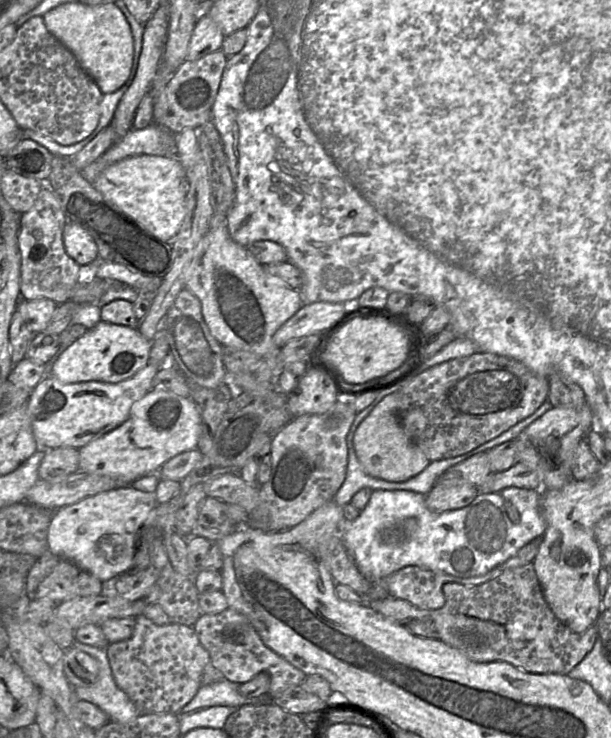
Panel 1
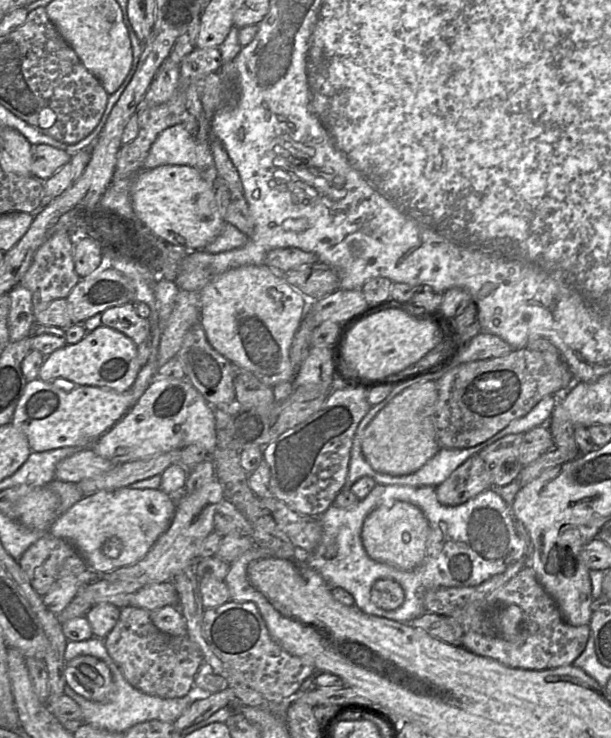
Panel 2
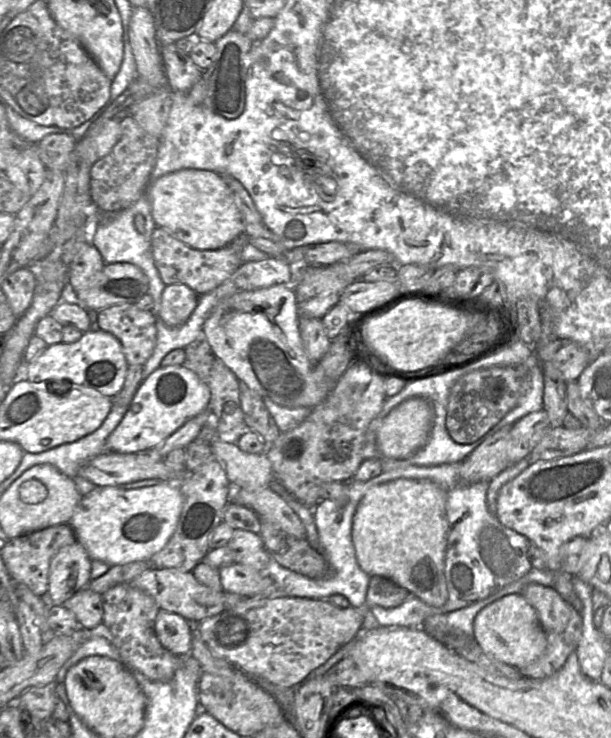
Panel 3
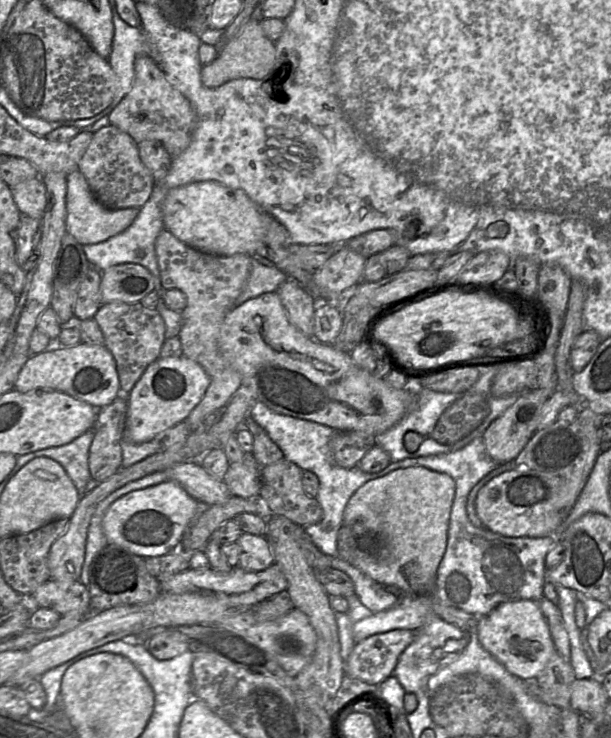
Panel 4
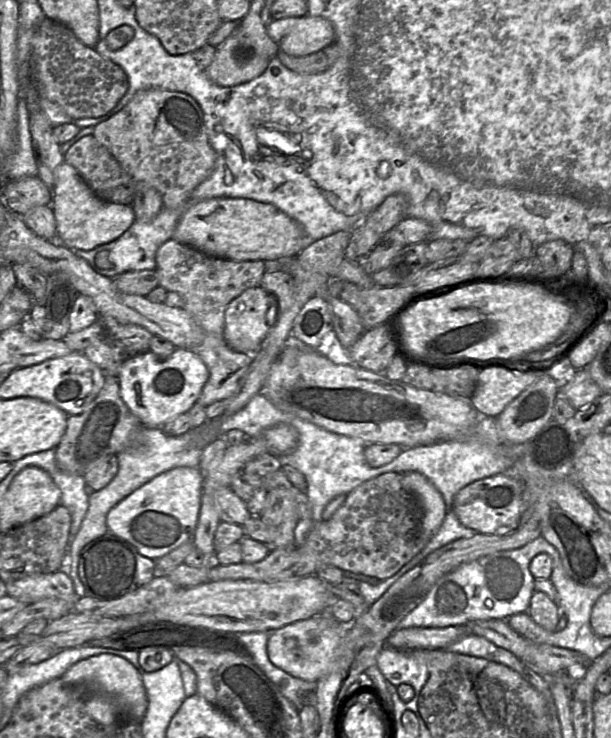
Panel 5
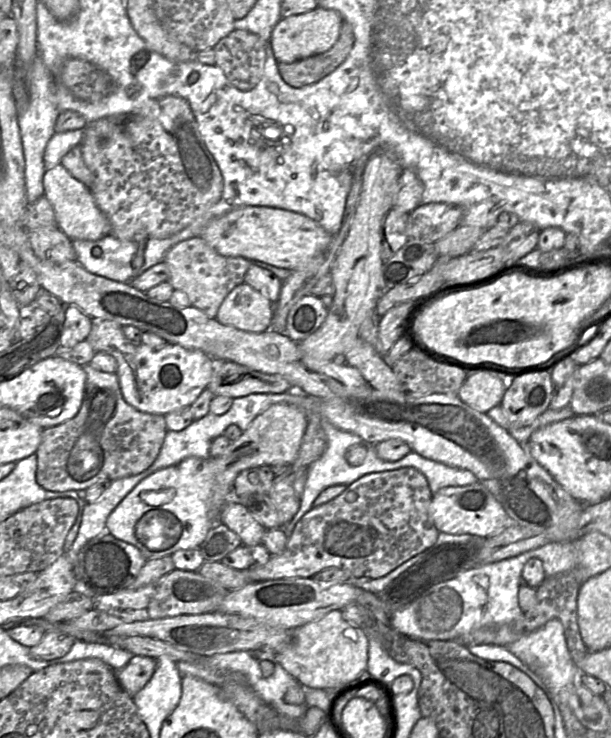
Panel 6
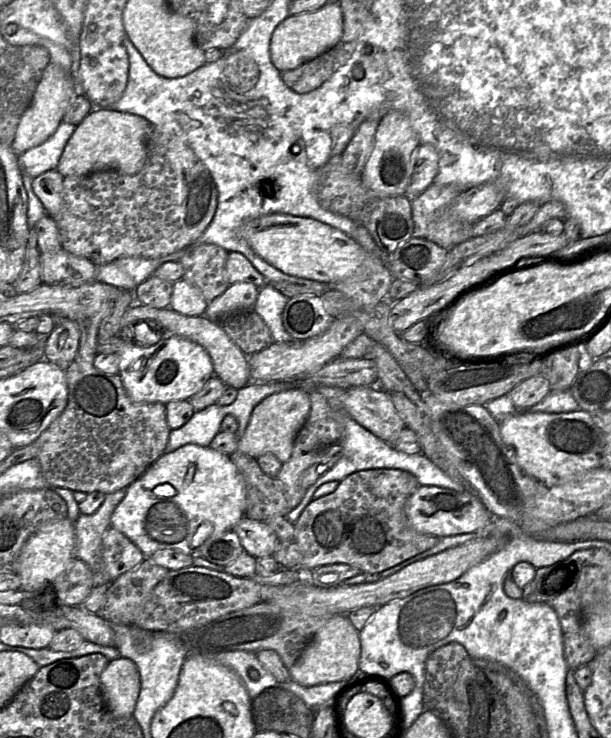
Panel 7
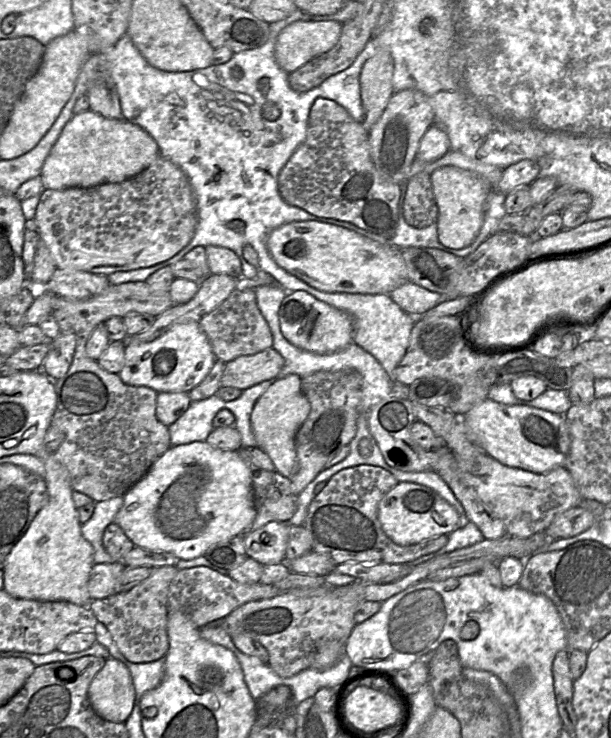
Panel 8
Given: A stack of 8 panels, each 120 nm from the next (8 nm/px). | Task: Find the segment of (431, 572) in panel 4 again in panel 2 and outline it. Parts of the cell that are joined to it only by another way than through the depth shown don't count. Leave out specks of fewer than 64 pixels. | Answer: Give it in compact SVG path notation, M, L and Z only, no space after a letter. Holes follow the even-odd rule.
M395 501L377 507L366 516L361 539L371 559L411 571L424 559L429 532L429 522L420 508L408 502Z

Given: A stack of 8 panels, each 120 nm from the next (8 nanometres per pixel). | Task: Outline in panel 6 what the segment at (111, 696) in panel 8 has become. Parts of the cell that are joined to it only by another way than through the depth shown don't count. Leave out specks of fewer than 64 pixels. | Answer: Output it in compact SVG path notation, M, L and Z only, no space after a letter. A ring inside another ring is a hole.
M133 656L129 663L116 671L120 687L134 697L150 680L156 667L156 659L148 656Z

